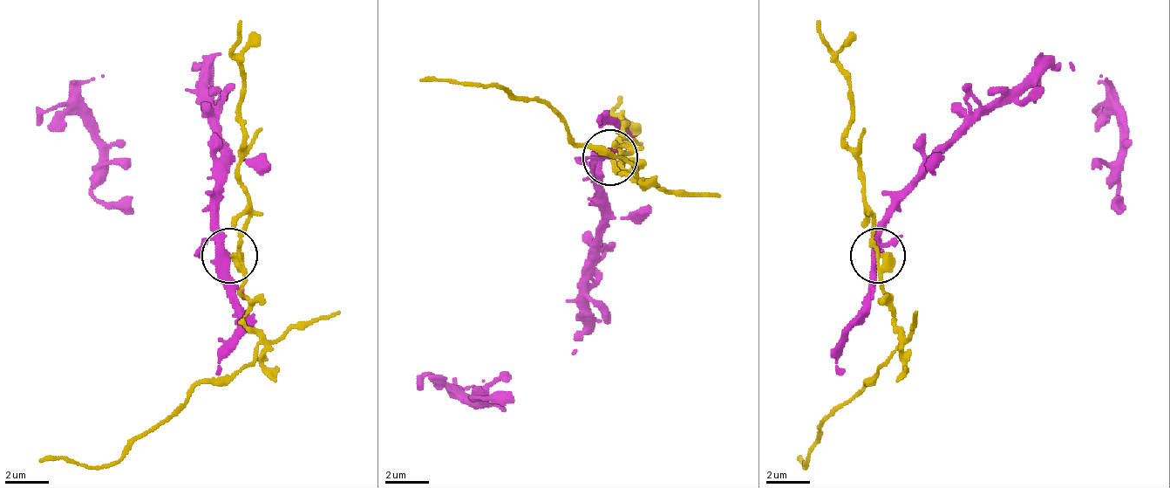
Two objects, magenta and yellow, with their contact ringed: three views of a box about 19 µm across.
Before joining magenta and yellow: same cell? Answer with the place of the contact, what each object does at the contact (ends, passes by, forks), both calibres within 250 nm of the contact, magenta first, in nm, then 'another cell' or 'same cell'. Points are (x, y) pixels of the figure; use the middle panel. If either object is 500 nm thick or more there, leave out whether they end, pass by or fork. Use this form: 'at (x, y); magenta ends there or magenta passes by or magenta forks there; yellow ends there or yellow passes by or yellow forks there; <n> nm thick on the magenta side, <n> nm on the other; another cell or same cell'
at (609, 157); magenta forks there; yellow passes by; 320 nm thick on the magenta side, 320 nm on the other; another cell

